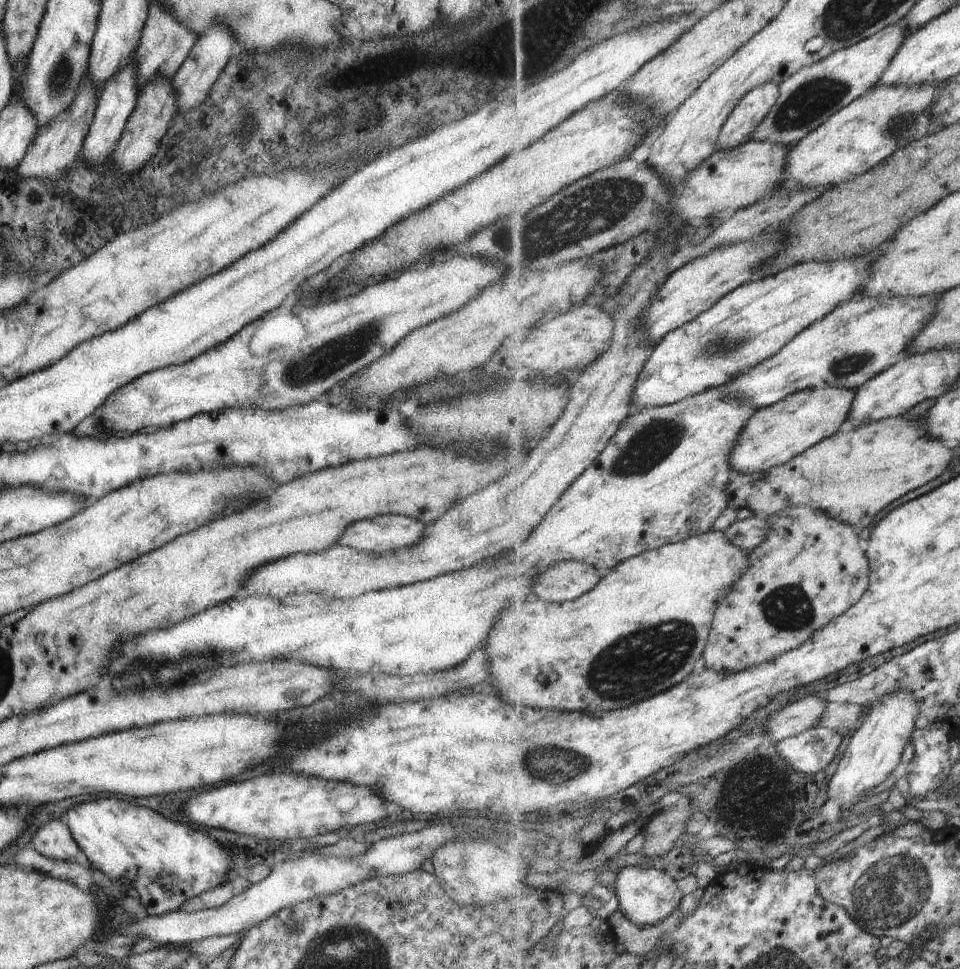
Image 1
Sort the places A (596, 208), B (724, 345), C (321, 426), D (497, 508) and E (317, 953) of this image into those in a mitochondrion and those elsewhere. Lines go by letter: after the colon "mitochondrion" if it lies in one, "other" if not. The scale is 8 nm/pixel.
A: mitochondrion
B: mitochondrion
C: other
D: mitochondrion
E: mitochondrion

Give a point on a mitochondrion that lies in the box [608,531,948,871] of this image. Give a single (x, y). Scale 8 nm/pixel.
(788, 608)

